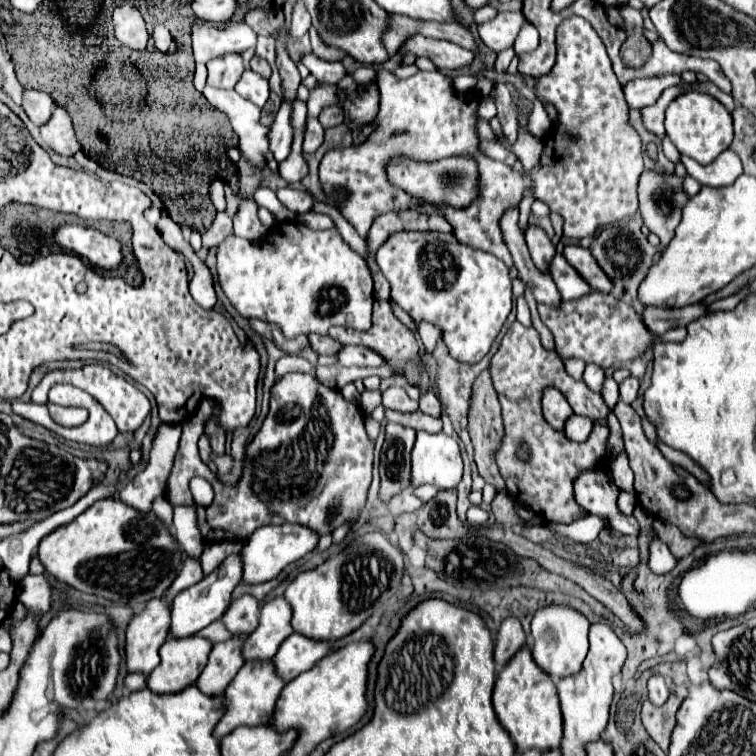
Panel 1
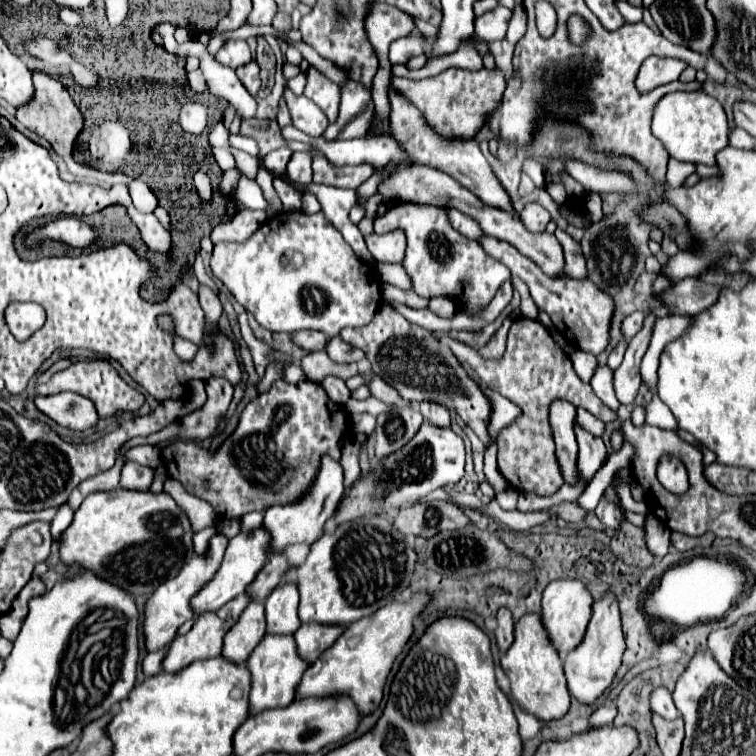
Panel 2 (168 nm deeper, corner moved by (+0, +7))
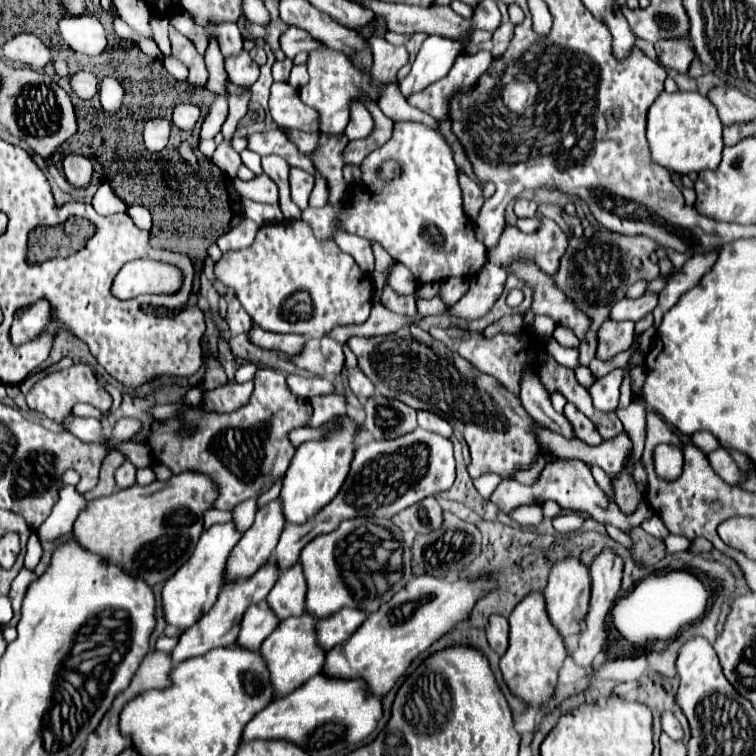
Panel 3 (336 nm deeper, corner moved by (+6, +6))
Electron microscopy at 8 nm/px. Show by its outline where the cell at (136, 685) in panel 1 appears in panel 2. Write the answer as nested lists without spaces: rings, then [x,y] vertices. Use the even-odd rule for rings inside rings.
[[[154,651],[154,653],[148,653],[144,663],[142,663],[142,669],[146,675],[156,675],[162,671],[162,659],[164,659],[164,653],[166,651]]]

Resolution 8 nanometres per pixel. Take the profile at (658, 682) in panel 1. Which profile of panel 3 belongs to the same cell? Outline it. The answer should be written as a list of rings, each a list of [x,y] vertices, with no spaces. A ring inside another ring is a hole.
[[[664,710],[664,712],[660,714],[660,722],[662,722],[662,730],[664,730],[670,738],[674,738],[674,740],[680,740],[680,738],[682,738],[682,726],[678,724],[676,716],[674,716],[670,710]]]

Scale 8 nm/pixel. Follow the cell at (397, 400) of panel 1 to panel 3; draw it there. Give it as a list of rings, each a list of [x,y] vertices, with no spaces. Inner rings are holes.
[[[356,370],[356,372],[350,372],[350,378],[348,378],[348,384],[350,384],[350,390],[358,396],[358,398],[362,398],[362,400],[368,400],[368,398],[372,398],[372,394],[374,394],[374,386],[372,386],[372,382],[360,372],[360,370]]]

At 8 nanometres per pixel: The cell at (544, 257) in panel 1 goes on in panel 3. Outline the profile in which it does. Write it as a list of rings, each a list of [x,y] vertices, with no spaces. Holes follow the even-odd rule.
[[[518,200],[514,204],[514,212],[518,218],[534,218],[536,216],[536,202],[530,200]]]

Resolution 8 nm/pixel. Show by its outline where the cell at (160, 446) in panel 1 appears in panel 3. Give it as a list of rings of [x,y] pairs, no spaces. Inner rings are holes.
[[[124,462],[116,470],[116,488],[130,488],[132,484],[136,484],[136,466],[132,466],[132,462]]]

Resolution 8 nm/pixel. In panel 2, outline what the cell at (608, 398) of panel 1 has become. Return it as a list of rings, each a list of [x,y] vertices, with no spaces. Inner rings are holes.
[[[598,367],[596,373],[590,379],[590,387],[600,397],[600,401],[604,405],[608,405],[612,411],[618,411],[620,403],[614,397],[614,389],[612,389],[612,369],[610,367]]]

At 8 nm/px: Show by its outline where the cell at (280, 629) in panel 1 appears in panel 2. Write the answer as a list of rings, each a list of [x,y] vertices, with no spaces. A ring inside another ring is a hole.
[[[282,583],[278,585],[266,599],[266,621],[268,633],[288,635],[296,633],[302,625],[298,617],[298,587],[296,583]]]

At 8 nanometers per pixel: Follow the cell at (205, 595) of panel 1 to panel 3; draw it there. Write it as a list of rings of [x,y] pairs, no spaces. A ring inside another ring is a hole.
[[[272,500],[270,504],[260,508],[256,512],[254,524],[242,534],[240,542],[228,556],[224,584],[250,578],[254,572],[258,572],[270,560],[284,524],[286,520],[282,516],[280,500]]]

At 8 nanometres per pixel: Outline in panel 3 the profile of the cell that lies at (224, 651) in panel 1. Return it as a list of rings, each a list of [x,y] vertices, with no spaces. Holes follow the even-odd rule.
[[[264,600],[258,604],[252,604],[242,616],[240,634],[238,634],[236,644],[256,652],[260,648],[262,640],[266,636],[270,636],[276,626],[278,626],[278,620]]]

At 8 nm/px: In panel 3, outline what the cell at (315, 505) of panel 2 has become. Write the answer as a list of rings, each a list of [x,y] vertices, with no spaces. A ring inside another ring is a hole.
[[[344,418],[342,426],[336,432],[332,432],[328,438],[304,442],[296,448],[296,454],[284,476],[282,492],[280,492],[280,502],[282,502],[286,522],[294,522],[294,524],[308,522],[312,514],[316,514],[322,506],[326,506],[338,494],[350,470],[356,428],[358,428],[356,422],[352,422],[350,418]]]

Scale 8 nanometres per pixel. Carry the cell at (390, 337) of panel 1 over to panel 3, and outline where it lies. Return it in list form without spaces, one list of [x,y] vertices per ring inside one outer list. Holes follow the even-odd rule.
[[[412,324],[406,328],[400,328],[396,334],[388,334],[388,336],[370,336],[370,338],[352,336],[352,338],[348,338],[346,344],[356,354],[360,370],[372,380],[372,384],[376,386],[376,390],[382,396],[400,400],[416,410],[434,412],[440,418],[448,420],[452,424],[452,428],[462,434],[462,438],[470,446],[472,462],[468,466],[468,474],[472,478],[478,478],[486,472],[496,472],[502,478],[510,478],[516,466],[528,468],[534,462],[536,454],[542,450],[538,446],[534,434],[530,432],[532,418],[528,418],[528,412],[522,408],[520,400],[514,394],[510,394],[502,384],[498,384],[492,376],[478,372],[464,358],[450,352],[442,342],[434,340],[426,330]]]

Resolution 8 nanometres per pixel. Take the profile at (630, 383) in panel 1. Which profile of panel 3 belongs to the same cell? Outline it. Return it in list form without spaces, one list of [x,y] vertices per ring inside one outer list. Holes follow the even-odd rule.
[[[616,368],[604,378],[598,378],[588,390],[594,400],[594,408],[602,412],[612,412],[618,408],[620,400],[620,384],[624,380],[624,368]]]

